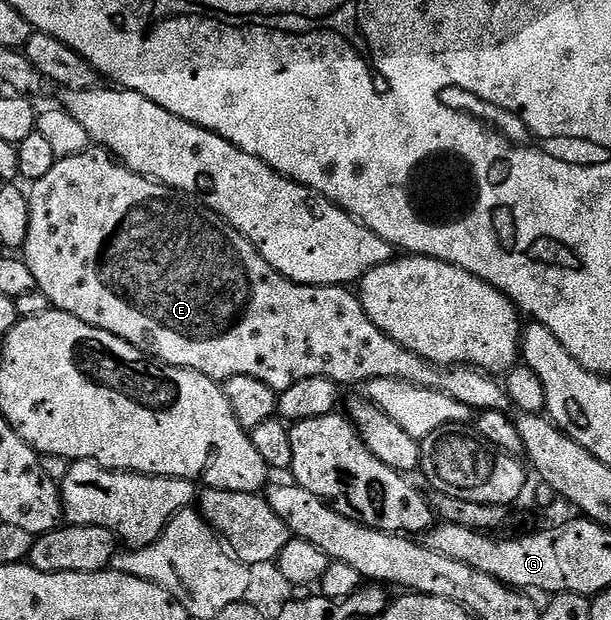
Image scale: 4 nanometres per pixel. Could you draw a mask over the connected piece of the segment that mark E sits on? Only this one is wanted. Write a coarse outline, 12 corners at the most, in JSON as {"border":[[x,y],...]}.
{"border":[[102,147],[30,186],[46,304],[276,391],[408,381],[508,408],[282,277]]}

